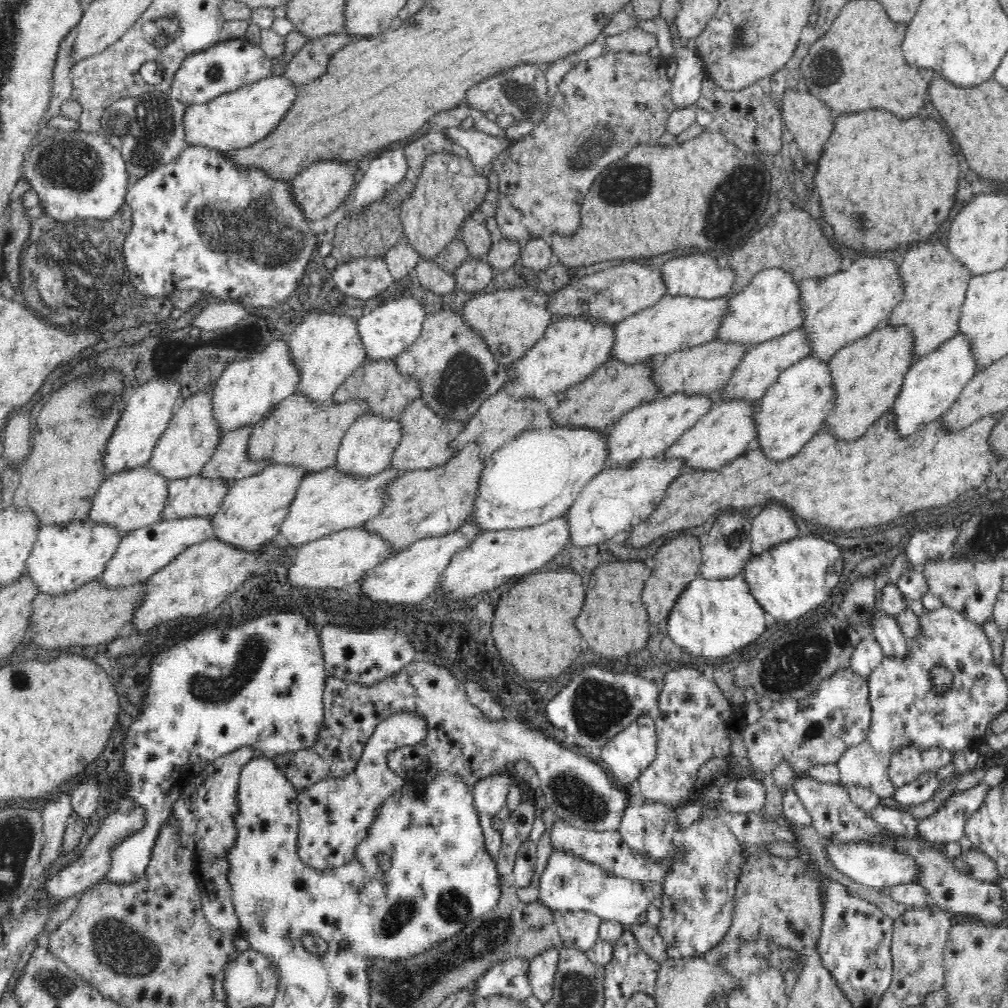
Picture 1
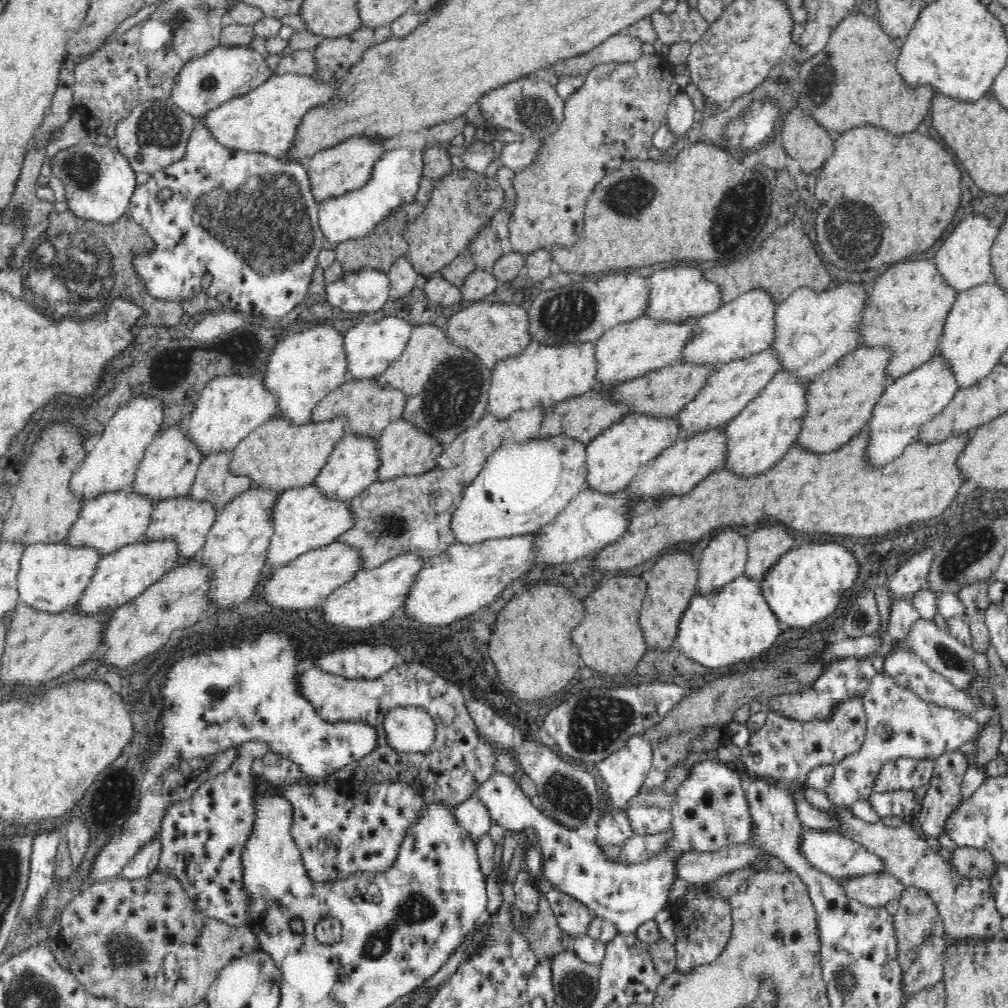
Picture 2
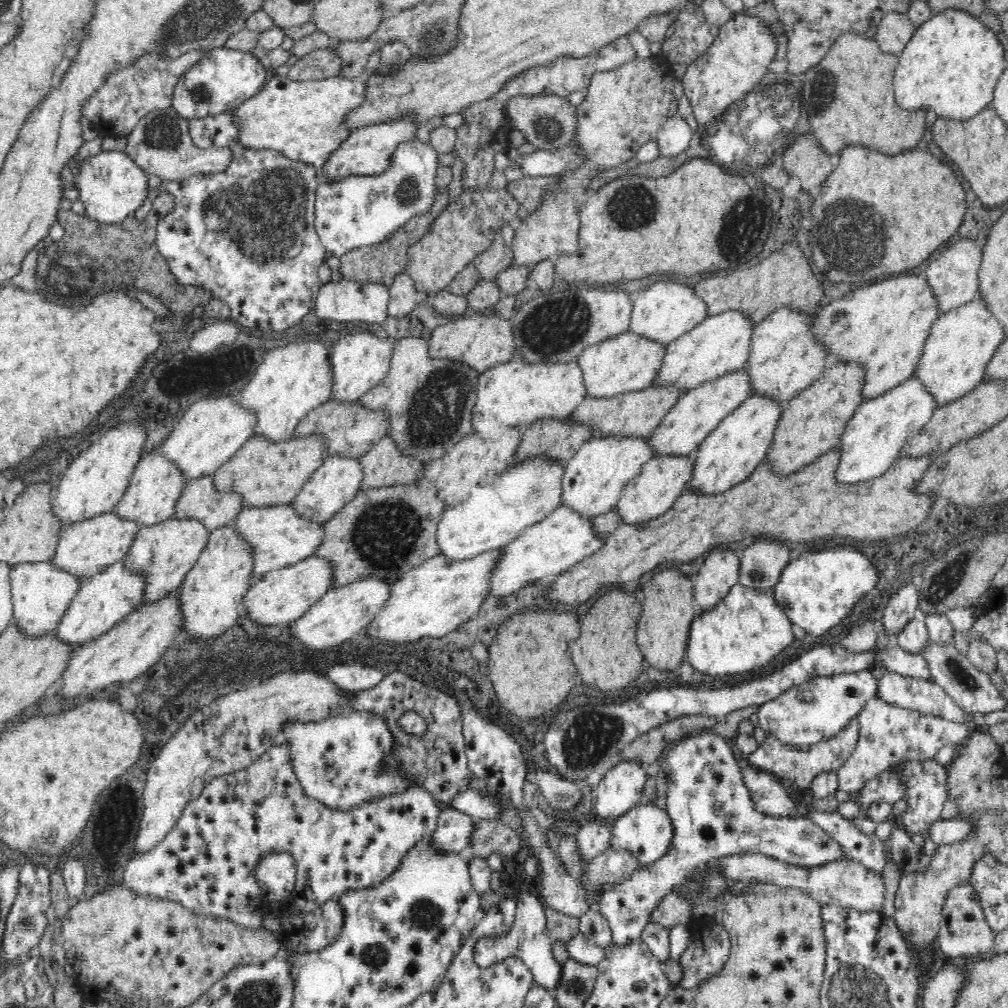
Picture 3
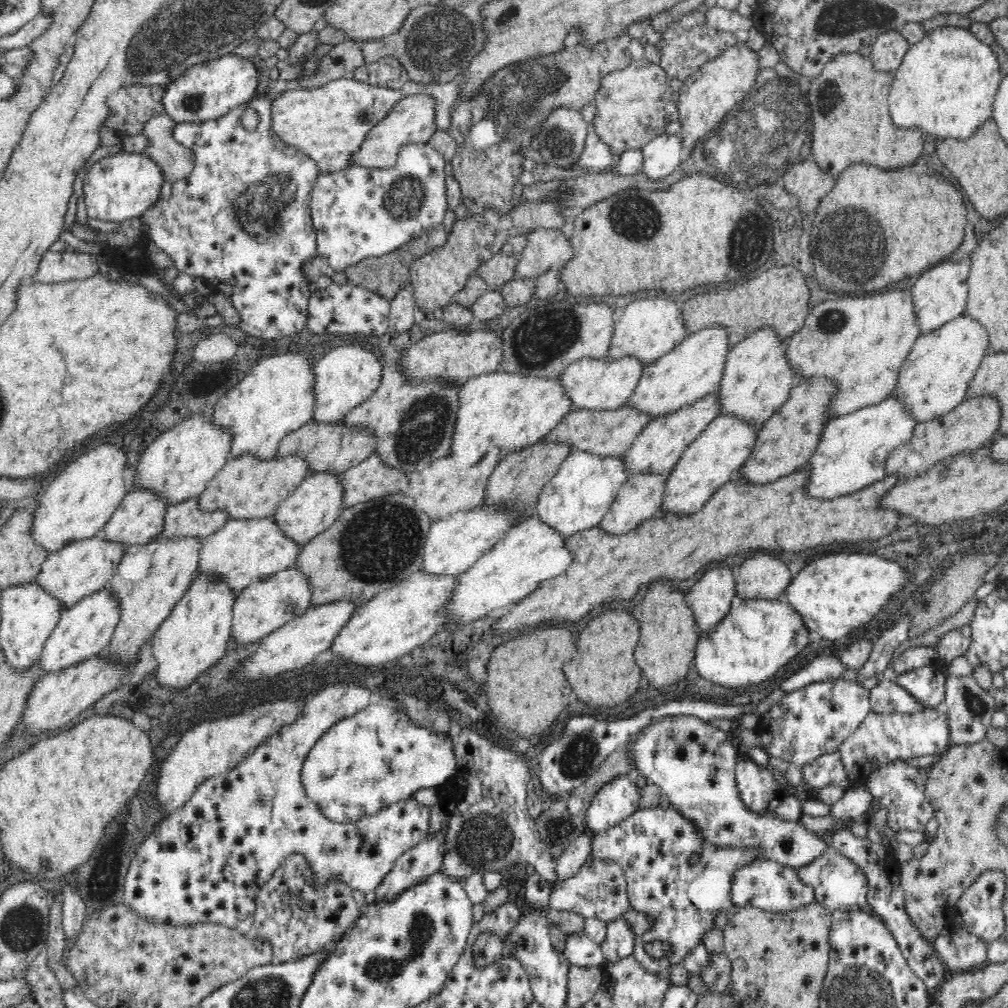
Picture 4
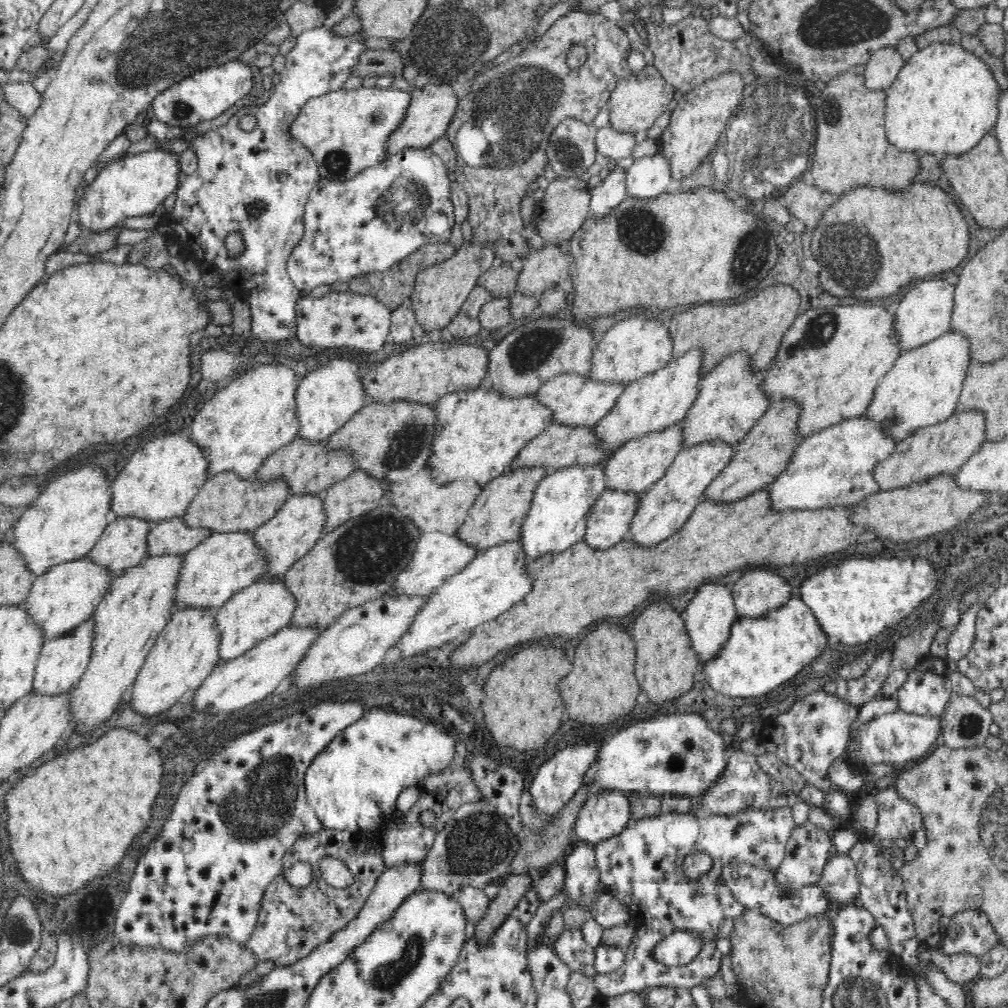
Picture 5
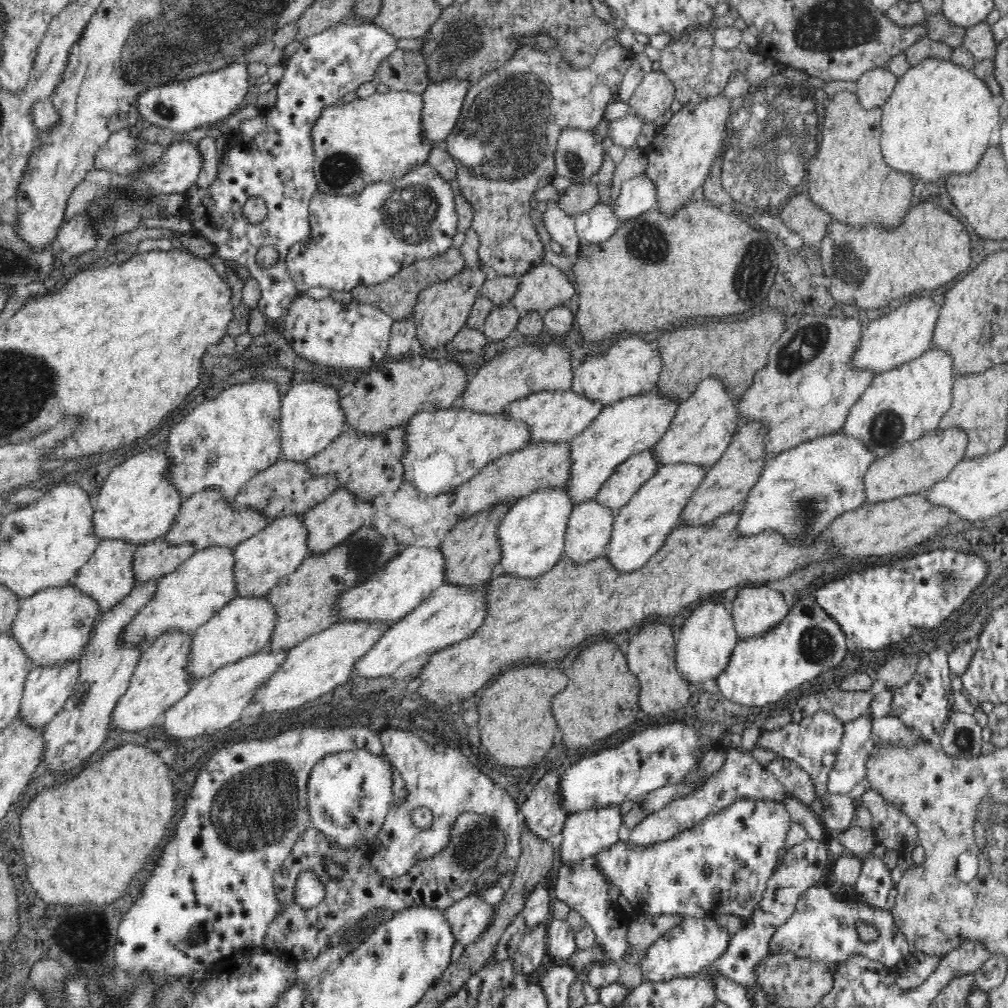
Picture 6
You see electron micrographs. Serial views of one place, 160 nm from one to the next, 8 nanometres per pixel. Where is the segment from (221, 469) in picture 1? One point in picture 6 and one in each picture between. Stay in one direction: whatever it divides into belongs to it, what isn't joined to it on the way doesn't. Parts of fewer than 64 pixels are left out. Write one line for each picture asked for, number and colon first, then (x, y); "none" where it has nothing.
2: (215, 481)
3: (200, 498)
4: (185, 518)
5: (170, 535)
6: (157, 557)

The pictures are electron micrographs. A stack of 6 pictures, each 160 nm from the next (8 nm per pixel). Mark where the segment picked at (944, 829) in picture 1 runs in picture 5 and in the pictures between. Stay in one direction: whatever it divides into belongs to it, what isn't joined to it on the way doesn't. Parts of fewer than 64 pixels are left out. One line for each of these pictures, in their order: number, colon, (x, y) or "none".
2: (943, 797)
3: (928, 790)
4: (900, 787)
5: (898, 817)

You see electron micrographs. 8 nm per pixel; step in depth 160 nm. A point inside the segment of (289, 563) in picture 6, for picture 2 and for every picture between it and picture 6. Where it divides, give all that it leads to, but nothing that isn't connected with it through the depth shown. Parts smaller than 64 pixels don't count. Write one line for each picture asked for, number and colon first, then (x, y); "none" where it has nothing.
2: (354, 464)
3: (338, 481)
4: (319, 499)
5: (300, 523)

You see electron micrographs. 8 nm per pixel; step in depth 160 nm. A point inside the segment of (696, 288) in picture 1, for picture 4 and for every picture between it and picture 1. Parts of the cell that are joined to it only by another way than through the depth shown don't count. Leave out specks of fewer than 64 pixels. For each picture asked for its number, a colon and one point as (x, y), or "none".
2: (675, 293)
3: (667, 309)
4: (649, 327)

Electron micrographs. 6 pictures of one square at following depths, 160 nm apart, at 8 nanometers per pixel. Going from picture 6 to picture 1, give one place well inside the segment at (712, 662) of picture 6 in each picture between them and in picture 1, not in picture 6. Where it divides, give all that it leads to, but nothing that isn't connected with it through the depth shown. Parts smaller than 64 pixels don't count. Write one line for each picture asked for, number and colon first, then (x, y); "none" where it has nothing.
1: (728, 546)
2: (724, 559)
3: (721, 569)
4: (710, 597)
5: (708, 616)

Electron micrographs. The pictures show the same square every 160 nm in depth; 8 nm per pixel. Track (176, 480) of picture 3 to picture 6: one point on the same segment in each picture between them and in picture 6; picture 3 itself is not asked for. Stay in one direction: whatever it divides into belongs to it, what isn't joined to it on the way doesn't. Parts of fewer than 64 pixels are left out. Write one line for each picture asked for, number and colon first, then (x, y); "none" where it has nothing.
4: (140, 516)
5: (124, 542)
6: (108, 574)

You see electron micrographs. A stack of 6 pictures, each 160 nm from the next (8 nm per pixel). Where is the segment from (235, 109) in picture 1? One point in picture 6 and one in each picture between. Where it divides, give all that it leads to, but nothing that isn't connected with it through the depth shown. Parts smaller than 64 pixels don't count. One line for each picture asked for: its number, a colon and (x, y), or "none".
2: (263, 120)
3: (301, 119)
4: (327, 123)
5: (345, 130)
6: (376, 138)

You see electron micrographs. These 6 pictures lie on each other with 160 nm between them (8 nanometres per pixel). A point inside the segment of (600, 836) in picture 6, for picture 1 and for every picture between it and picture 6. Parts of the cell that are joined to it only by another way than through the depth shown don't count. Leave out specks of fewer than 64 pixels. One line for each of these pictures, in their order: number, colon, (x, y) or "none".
1: (626, 755)
2: (622, 772)
3: (619, 790)
4: (612, 803)
5: (606, 812)

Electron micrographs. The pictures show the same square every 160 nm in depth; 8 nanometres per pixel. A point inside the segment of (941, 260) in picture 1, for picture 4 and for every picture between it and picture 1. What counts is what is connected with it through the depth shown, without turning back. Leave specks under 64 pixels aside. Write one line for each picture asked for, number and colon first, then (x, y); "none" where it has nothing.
2: (909, 303)
3: (884, 325)
4: (862, 340)

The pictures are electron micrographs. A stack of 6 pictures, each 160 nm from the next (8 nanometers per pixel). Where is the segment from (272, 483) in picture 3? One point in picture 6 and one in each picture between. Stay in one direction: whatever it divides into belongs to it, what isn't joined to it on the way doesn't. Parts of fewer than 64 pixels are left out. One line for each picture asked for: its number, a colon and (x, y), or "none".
4: (248, 486)
5: (226, 502)
6: (207, 518)

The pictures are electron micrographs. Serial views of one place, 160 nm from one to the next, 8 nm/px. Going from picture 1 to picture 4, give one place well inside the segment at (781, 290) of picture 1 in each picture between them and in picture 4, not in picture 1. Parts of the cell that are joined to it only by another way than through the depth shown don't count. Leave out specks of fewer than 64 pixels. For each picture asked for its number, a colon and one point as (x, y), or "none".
2: (737, 328)
3: (721, 343)
4: (694, 367)

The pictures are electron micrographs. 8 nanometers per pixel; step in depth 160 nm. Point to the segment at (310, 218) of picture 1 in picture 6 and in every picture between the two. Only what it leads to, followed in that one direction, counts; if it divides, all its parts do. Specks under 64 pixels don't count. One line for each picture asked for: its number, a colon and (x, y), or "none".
2: (343, 168)
3: (365, 151)
4: (411, 120)
5: (426, 118)
6: (442, 101)

